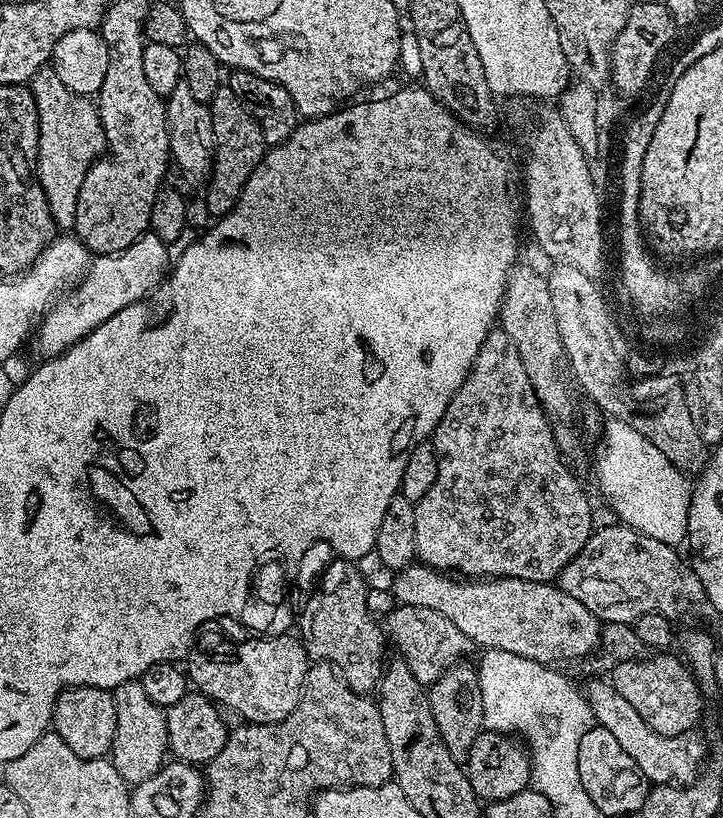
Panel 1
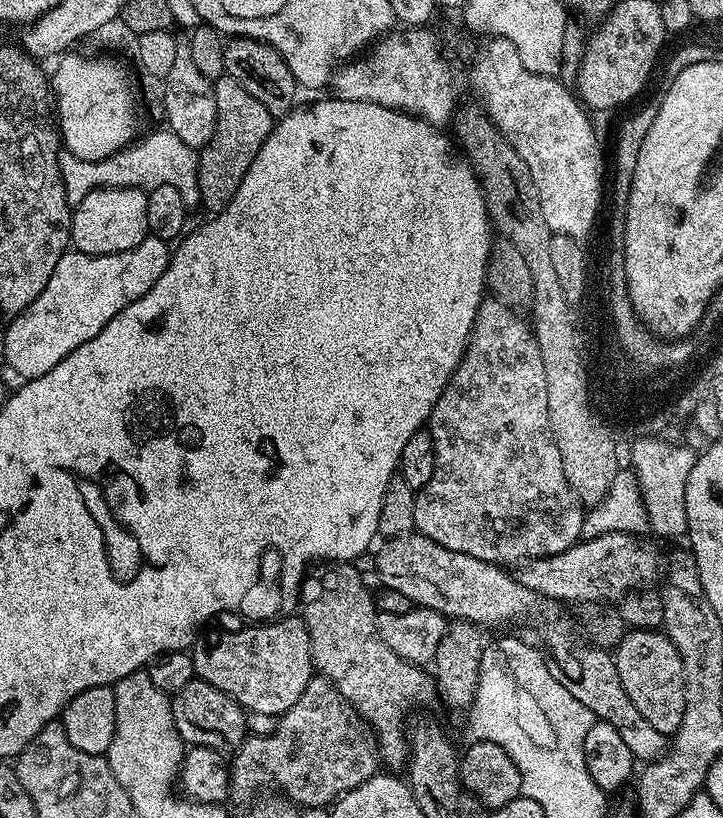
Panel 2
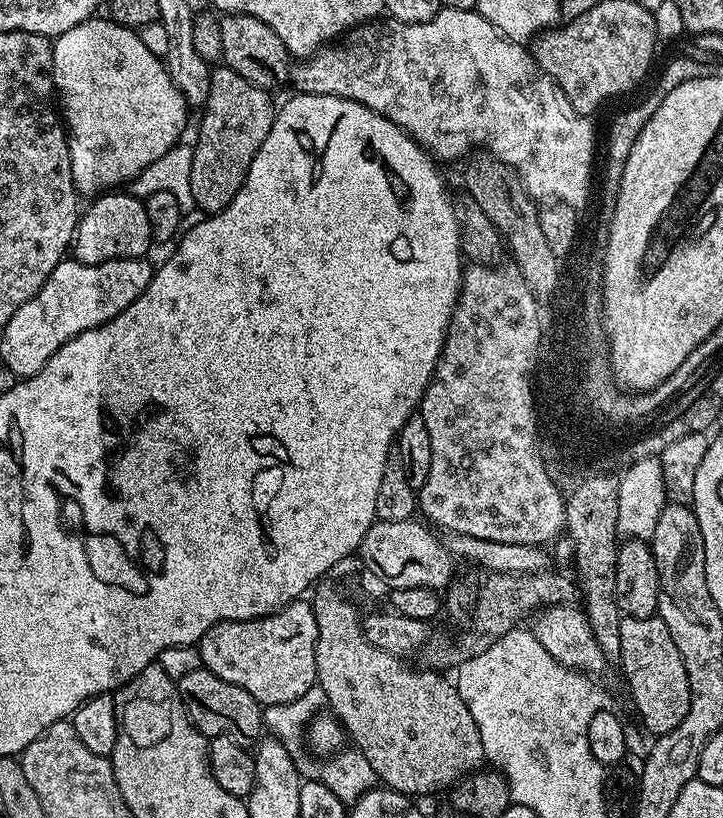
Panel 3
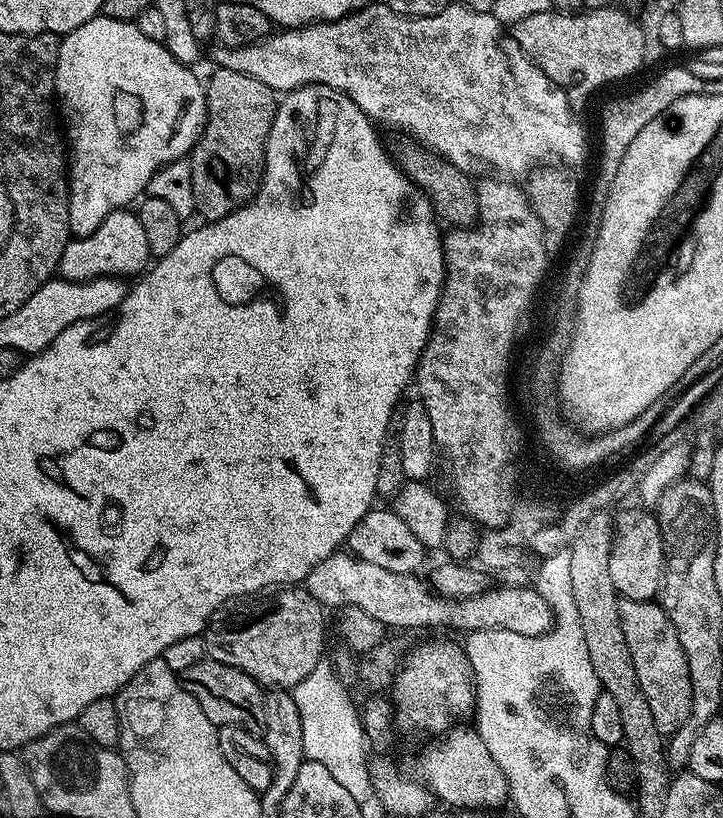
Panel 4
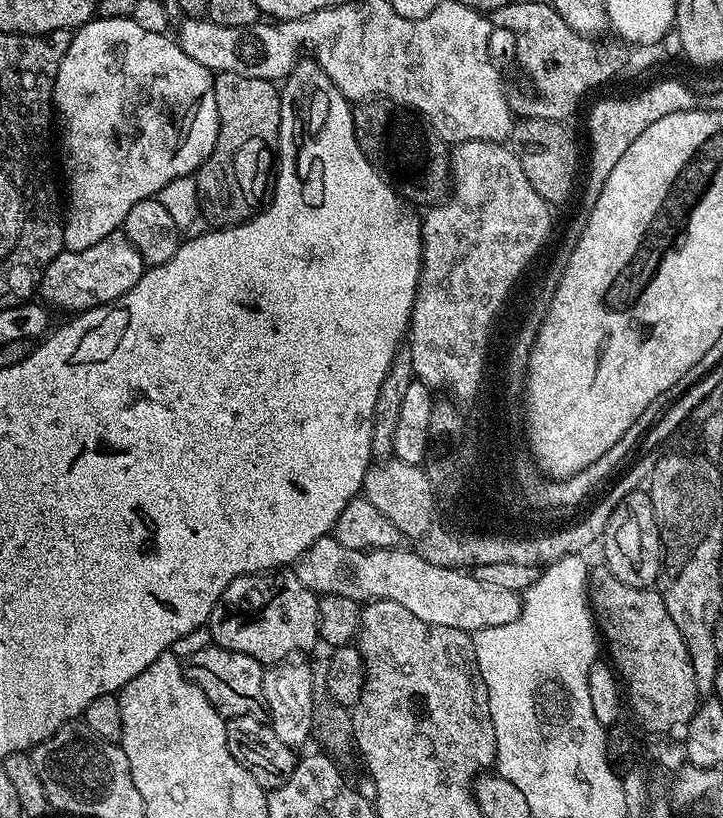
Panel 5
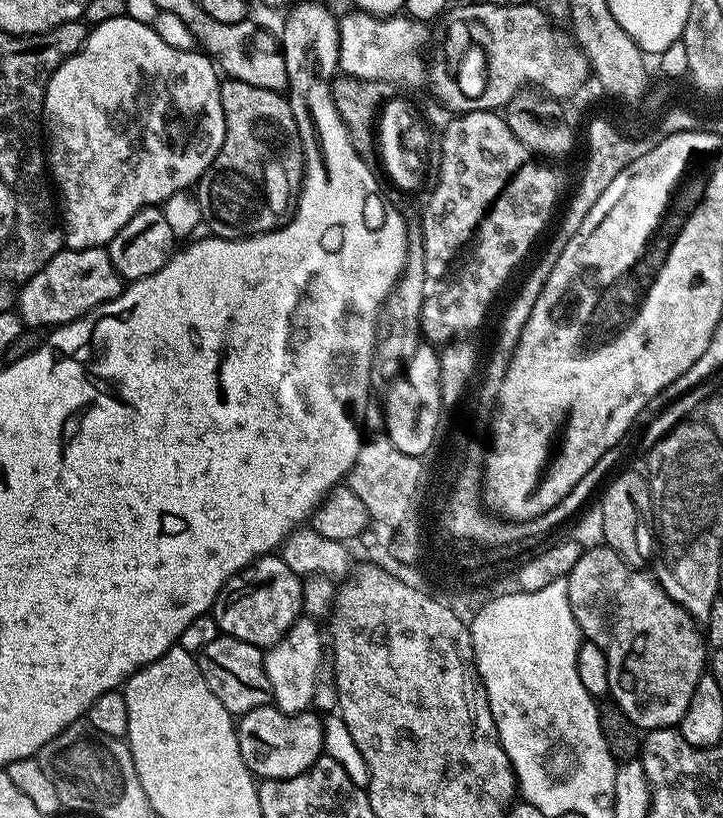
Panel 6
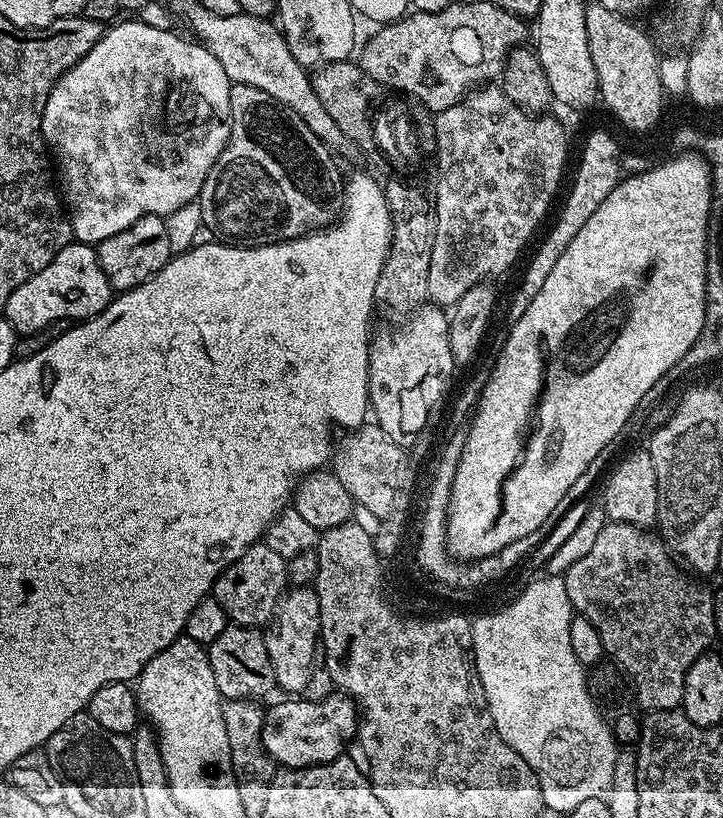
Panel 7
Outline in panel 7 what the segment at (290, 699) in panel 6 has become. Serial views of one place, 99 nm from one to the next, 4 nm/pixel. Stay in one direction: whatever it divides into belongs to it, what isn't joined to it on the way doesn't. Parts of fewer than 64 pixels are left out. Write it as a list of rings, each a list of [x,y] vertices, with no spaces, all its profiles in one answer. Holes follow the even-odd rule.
[[[296,586],[285,591],[280,597],[279,604],[276,605],[264,641],[270,658],[270,666],[274,670],[276,688],[284,691],[284,694],[303,693],[312,680],[320,644],[320,611],[315,587]]]

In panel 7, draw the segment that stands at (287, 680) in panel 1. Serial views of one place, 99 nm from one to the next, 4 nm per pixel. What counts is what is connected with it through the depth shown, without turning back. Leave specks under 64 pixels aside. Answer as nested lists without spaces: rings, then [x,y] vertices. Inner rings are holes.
[[[262,542],[251,544],[217,579],[211,595],[220,603],[233,625],[242,628],[263,629],[271,621],[280,597],[289,587],[288,560],[274,554],[270,546]]]

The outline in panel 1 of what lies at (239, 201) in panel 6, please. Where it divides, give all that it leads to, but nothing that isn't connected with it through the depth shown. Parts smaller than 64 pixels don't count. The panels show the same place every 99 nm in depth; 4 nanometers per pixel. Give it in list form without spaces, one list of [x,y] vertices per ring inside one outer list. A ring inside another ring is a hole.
[[[221,86],[214,94],[210,107],[216,135],[216,156],[212,159],[212,174],[206,181],[208,193],[204,196],[204,204],[212,218],[219,218],[234,210],[240,201],[250,174],[254,174],[264,158],[266,145],[258,122],[231,87]]]

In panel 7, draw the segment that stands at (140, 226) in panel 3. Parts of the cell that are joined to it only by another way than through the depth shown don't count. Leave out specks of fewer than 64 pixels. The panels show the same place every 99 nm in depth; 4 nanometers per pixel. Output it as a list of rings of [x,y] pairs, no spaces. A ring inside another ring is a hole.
[[[73,242],[62,250],[58,250],[58,254],[54,254],[50,266],[38,270],[38,274],[34,274],[26,282],[22,282],[22,286],[18,286],[18,290],[14,290],[10,294],[6,306],[2,309],[2,316],[3,319],[10,322],[10,326],[18,334],[37,332],[42,330],[42,326],[50,326],[50,322],[89,320],[91,316],[96,316],[102,310],[106,310],[106,306],[112,303],[113,299],[114,290],[110,286],[106,274],[102,274],[102,266],[96,260],[96,248],[91,244]]]

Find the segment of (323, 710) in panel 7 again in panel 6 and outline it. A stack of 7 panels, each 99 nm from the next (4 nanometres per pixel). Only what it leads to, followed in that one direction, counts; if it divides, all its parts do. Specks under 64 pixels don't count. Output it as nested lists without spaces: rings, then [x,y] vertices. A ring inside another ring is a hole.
[[[272,704],[243,713],[236,725],[236,737],[246,766],[253,776],[264,780],[294,778],[314,766],[324,752],[324,725],[319,715],[307,711],[299,716],[287,716]]]

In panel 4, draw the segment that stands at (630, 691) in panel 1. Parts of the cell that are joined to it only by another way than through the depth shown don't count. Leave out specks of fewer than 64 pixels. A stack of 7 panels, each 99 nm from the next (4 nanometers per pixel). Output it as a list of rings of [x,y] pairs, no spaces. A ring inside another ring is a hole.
[[[621,599],[618,614],[622,618],[626,646],[630,646],[634,674],[638,674],[638,686],[642,686],[642,694],[646,694],[650,714],[654,714],[654,726],[658,726],[662,734],[676,732],[690,718],[692,709],[690,670],[686,666],[686,654],[682,650],[682,642],[678,642],[676,628],[659,603],[651,600]]]

